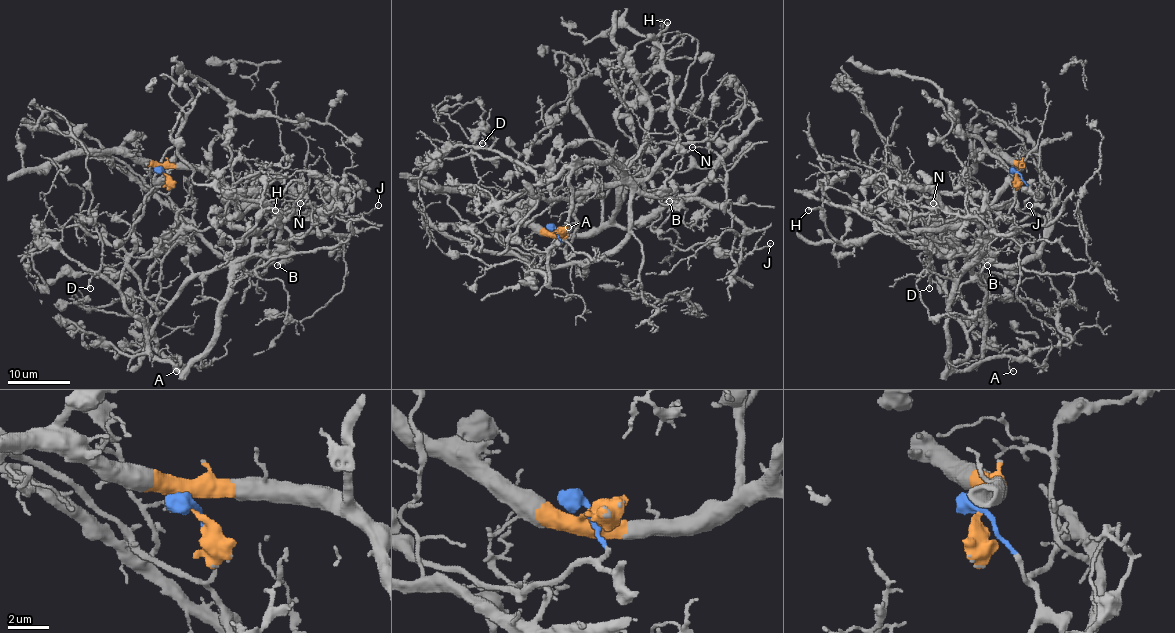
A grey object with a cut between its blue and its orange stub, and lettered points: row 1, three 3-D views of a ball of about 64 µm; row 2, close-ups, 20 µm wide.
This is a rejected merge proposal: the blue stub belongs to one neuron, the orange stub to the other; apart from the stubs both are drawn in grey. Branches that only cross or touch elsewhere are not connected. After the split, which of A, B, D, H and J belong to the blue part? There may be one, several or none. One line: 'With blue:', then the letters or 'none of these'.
With blue: A, B, D, J

